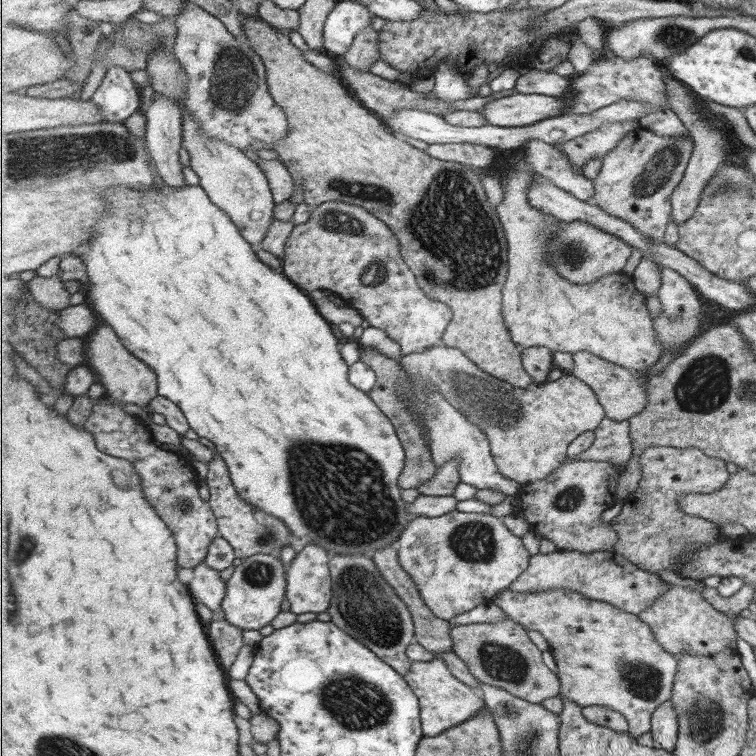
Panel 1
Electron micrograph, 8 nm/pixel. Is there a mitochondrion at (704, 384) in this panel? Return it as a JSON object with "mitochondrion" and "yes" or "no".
{"mitochondrion":"yes"}

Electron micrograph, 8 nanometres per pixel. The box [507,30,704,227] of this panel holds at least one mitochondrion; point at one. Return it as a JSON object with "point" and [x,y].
{"point":[655,176]}

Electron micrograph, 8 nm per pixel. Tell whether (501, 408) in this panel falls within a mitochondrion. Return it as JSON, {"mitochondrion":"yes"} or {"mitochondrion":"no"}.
{"mitochondrion":"yes"}

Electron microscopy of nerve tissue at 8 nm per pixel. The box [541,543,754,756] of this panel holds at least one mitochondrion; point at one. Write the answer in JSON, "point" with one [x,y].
{"point":[705,720]}

